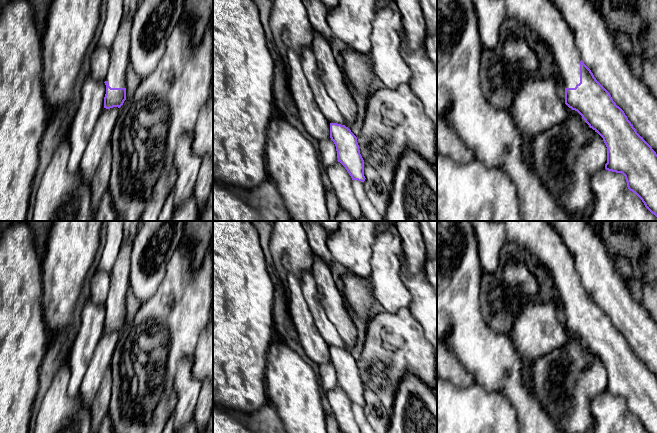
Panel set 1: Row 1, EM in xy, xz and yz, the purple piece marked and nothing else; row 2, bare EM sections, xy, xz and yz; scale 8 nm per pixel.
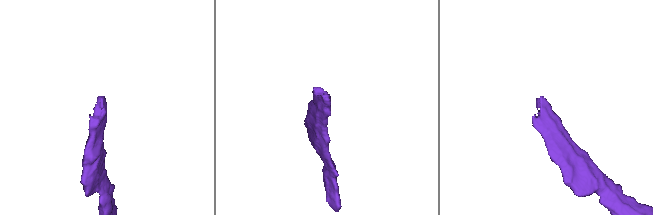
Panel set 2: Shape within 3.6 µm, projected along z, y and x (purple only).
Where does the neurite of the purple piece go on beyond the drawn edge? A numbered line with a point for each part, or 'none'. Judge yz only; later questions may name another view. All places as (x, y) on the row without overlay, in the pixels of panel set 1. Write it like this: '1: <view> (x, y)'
1: yz (541, 240)

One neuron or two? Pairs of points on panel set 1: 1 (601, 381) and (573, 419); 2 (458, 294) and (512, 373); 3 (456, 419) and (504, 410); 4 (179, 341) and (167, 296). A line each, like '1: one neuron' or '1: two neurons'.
1: one neuron
2: one neuron
3: one neuron
4: one neuron

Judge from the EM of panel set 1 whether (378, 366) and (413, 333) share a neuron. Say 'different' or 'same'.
same

